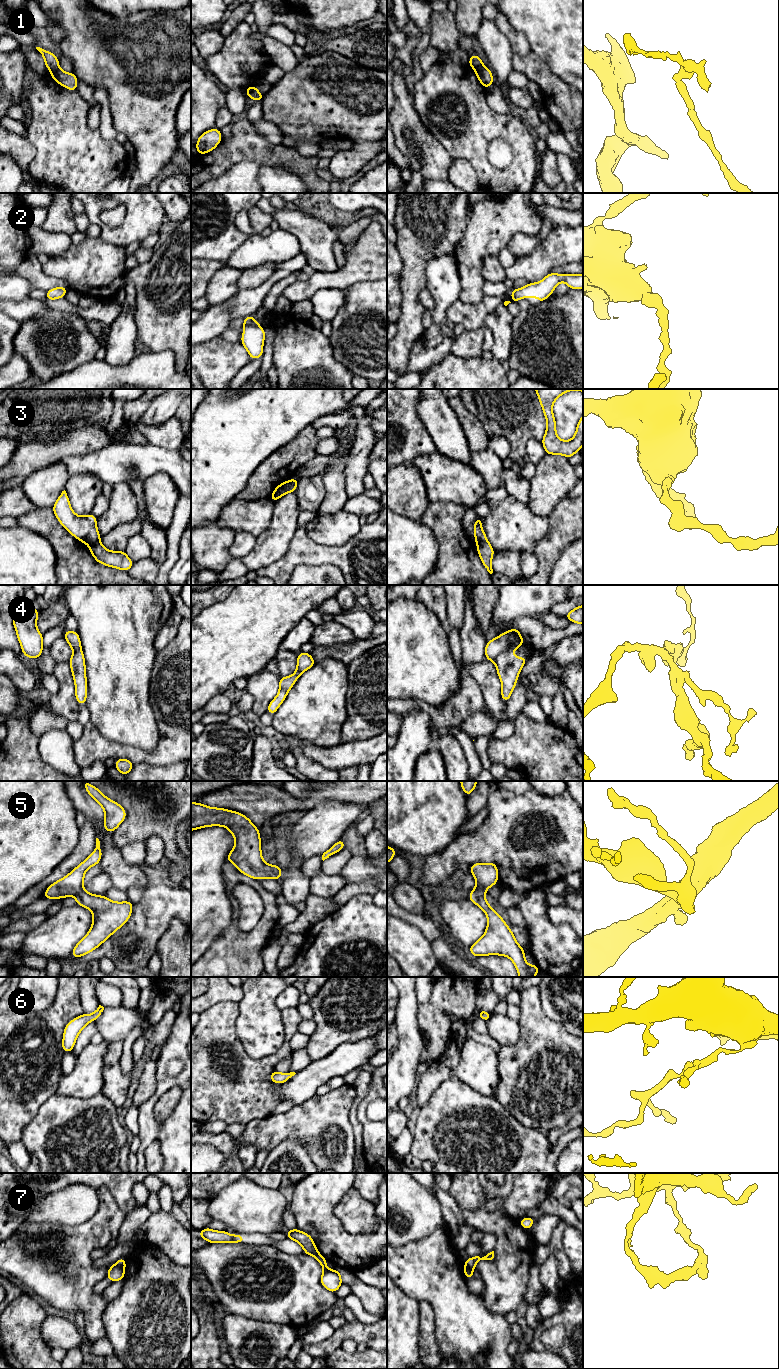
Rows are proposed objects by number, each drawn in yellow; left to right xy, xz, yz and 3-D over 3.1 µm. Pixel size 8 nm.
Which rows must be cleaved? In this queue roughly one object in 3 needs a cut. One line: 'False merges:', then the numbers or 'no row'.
False merges: 1, 3, 7

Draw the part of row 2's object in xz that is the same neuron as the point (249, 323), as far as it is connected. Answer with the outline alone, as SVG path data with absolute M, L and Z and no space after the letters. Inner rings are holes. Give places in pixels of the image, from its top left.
M253 316L244 318L244 331L242 333L241 343L246 348L252 360L262 357L263 342L265 340L265 331L257 323Z

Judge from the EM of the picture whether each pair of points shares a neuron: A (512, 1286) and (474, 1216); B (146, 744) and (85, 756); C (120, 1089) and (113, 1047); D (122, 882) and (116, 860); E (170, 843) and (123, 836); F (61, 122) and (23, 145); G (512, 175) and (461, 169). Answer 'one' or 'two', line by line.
A: one
B: two
C: one
D: one
E: one
F: two
G: two

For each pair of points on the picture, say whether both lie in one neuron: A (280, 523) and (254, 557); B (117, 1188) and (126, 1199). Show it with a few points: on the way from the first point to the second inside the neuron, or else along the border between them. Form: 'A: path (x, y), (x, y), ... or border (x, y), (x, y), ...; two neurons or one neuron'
A: path (280, 531), (262, 549); one neuron
B: path (120, 1191), (124, 1196); one neuron

